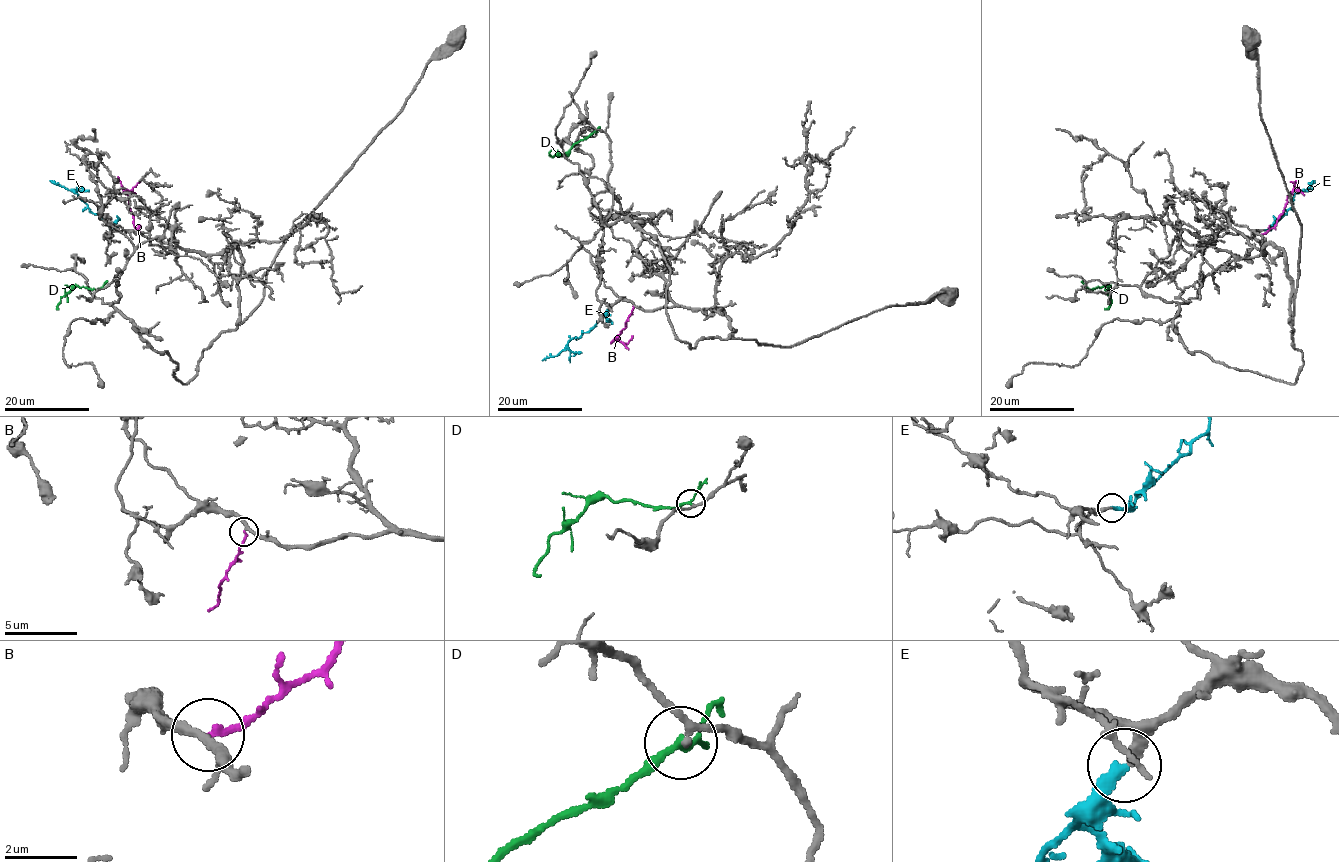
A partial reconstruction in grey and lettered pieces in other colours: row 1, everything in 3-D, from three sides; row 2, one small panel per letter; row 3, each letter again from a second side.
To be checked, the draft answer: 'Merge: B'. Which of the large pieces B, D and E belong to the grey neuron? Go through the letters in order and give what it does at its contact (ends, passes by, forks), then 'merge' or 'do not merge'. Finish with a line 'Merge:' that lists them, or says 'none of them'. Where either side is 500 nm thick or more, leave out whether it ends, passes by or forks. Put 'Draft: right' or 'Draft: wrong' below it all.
B: it ends there; do not merge
D: it forks there; do not merge
E: it ends there; merge
Merge: E
Draft: wrong

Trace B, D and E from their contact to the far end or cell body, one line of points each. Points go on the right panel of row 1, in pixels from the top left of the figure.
B: (1260, 235), (1274, 226), (1284, 210), (1287, 196), (1299, 188), (1290, 182)
D: (1086, 288), (1106, 287), (1111, 303), (1104, 308)
E: (1264, 229), (1269, 229), (1287, 213), (1295, 193), (1302, 192), (1315, 180)

